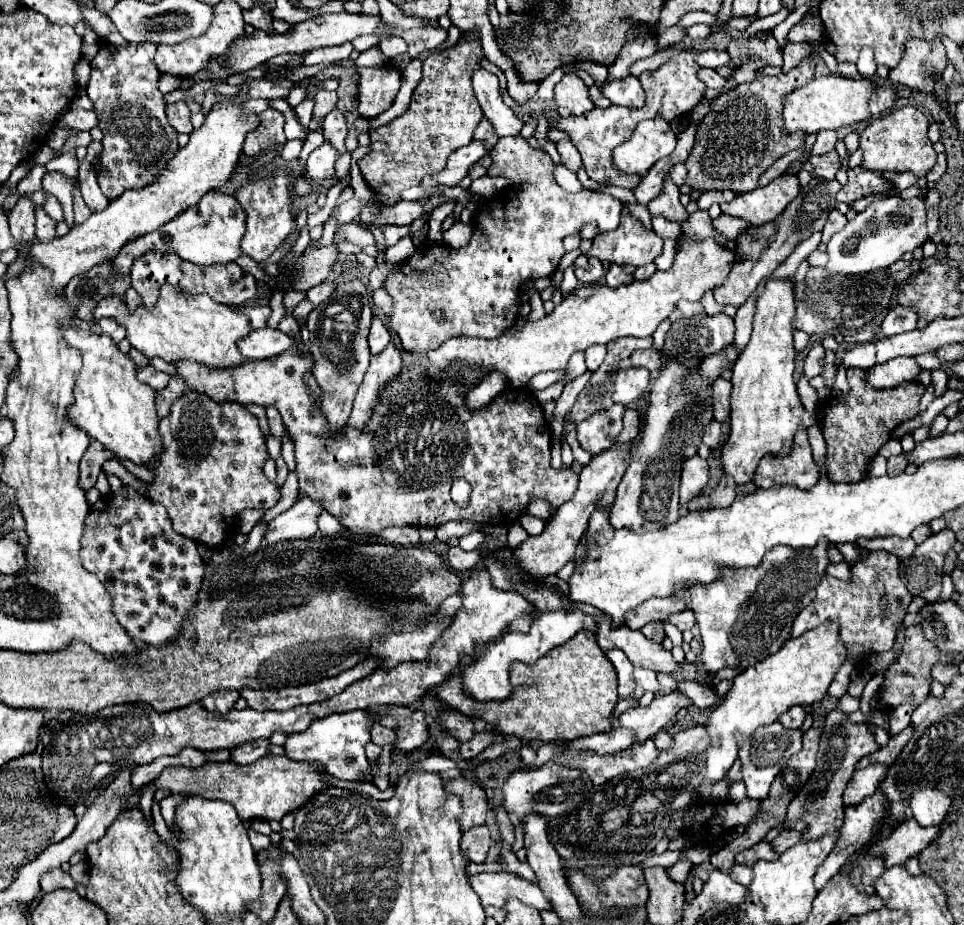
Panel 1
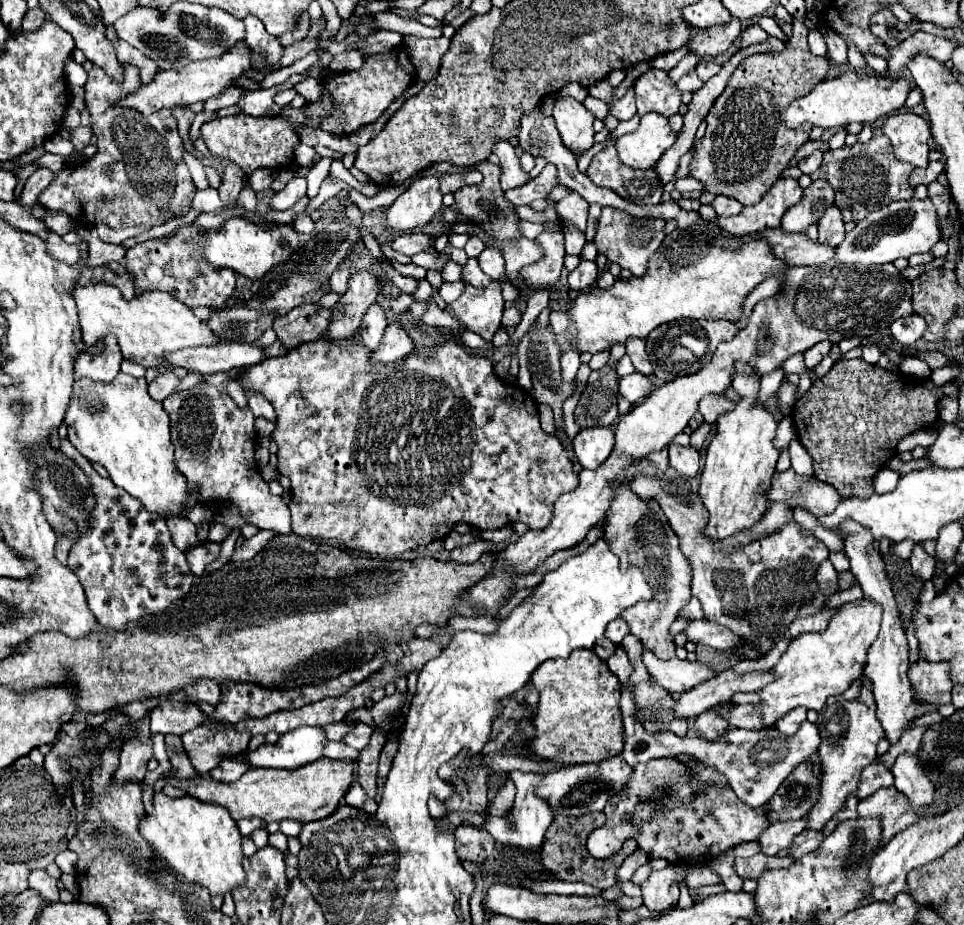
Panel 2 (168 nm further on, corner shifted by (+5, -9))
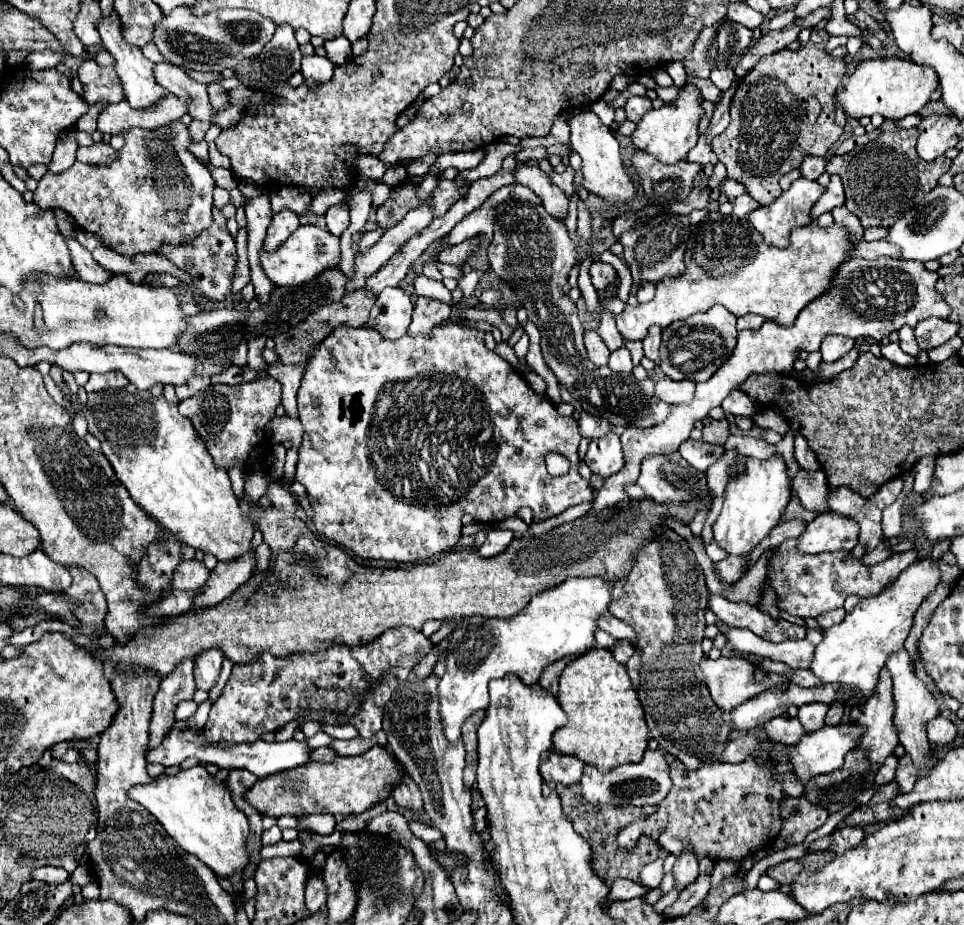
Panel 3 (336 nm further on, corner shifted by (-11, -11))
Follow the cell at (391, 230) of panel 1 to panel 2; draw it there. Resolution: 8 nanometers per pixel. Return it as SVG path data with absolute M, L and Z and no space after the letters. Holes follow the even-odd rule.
M404 233L392 241L392 249L404 255L416 255L420 251L428 251L430 247L432 247L432 241L424 233Z

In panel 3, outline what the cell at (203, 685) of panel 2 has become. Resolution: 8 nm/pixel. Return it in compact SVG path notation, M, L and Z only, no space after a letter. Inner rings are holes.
M210 649L204 651L196 661L194 661L194 677L196 677L196 687L202 691L210 691L218 677L220 677L220 669L222 669L222 661L224 655L218 649Z

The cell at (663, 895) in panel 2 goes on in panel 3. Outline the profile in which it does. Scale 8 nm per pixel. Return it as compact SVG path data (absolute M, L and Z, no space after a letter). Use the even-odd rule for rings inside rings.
M686 851L684 855L680 855L674 863L674 887L684 889L690 883L694 883L694 879L698 877L698 859L694 857L692 851Z

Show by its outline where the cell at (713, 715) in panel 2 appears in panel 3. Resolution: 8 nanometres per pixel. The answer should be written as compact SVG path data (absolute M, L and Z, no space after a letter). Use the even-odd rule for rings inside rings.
M790 683L788 689L772 689L764 691L740 707L734 707L730 711L732 725L736 729L750 731L758 725L764 725L768 719L782 715L790 705L802 707L808 703L832 703L836 697L836 687L832 685L820 685L820 687L798 687L796 683Z

